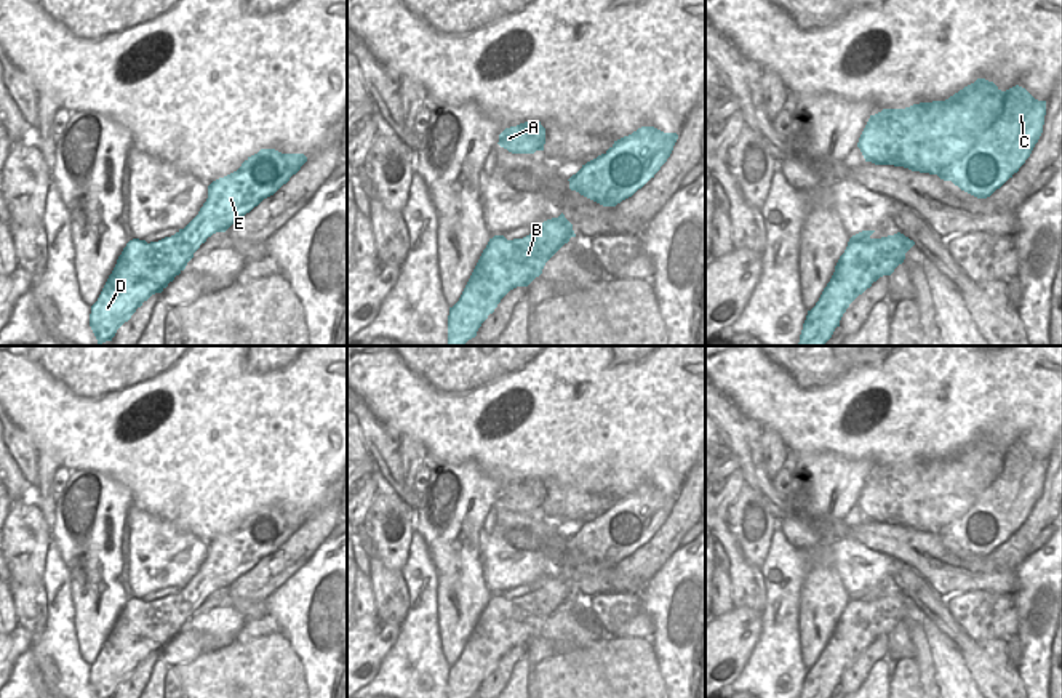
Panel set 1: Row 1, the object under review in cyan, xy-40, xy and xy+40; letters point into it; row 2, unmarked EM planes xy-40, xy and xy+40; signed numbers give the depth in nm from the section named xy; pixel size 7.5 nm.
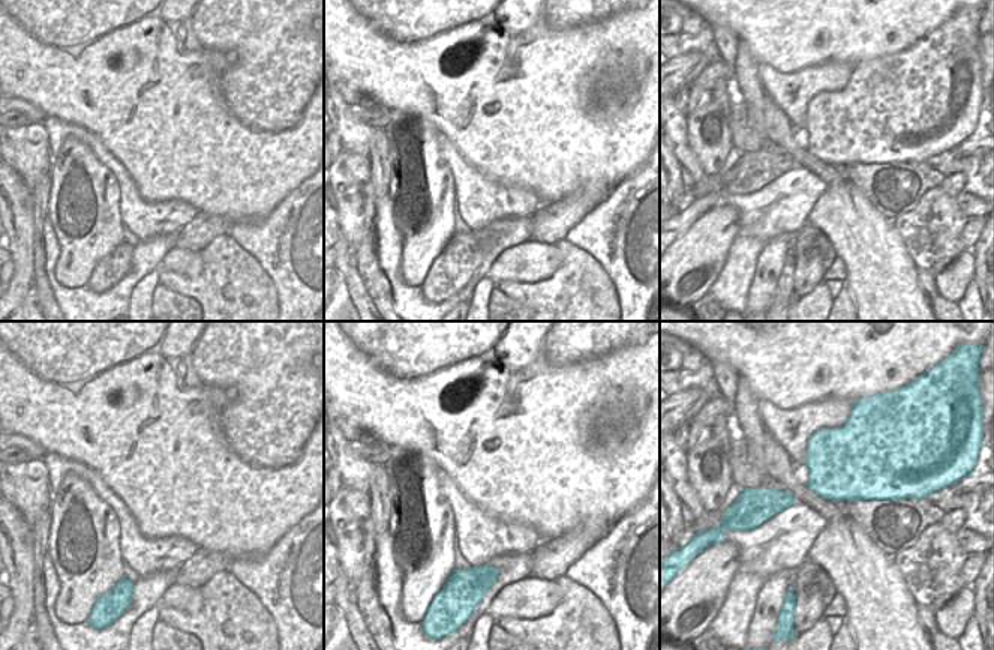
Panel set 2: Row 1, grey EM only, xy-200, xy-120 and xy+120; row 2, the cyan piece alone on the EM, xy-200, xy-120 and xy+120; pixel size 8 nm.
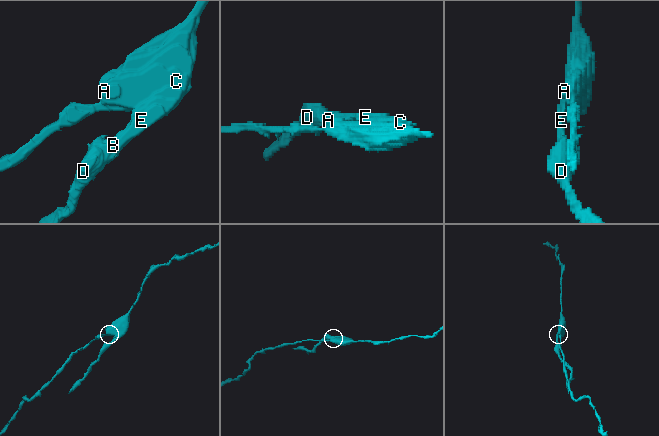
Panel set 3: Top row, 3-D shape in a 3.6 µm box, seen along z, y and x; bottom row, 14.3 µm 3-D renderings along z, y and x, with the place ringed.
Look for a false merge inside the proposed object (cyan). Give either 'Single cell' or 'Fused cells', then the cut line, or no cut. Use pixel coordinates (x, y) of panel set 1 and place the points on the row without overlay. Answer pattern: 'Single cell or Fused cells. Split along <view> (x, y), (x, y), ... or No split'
Fused cells. Split along xy+40 (938, 532), (958, 535), (973, 506), (1006, 538).

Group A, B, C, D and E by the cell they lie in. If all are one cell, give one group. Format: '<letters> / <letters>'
A C / B D E

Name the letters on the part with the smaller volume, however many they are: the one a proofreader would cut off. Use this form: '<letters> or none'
B, D, E

